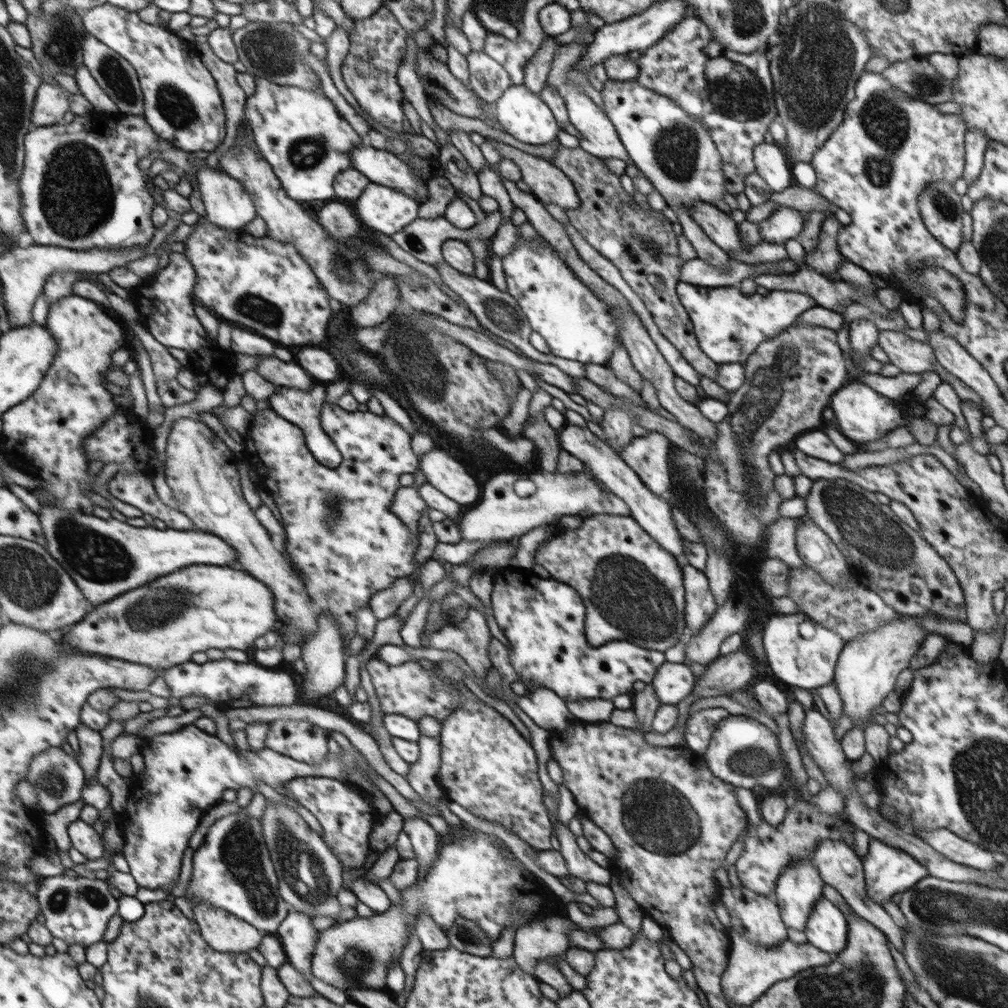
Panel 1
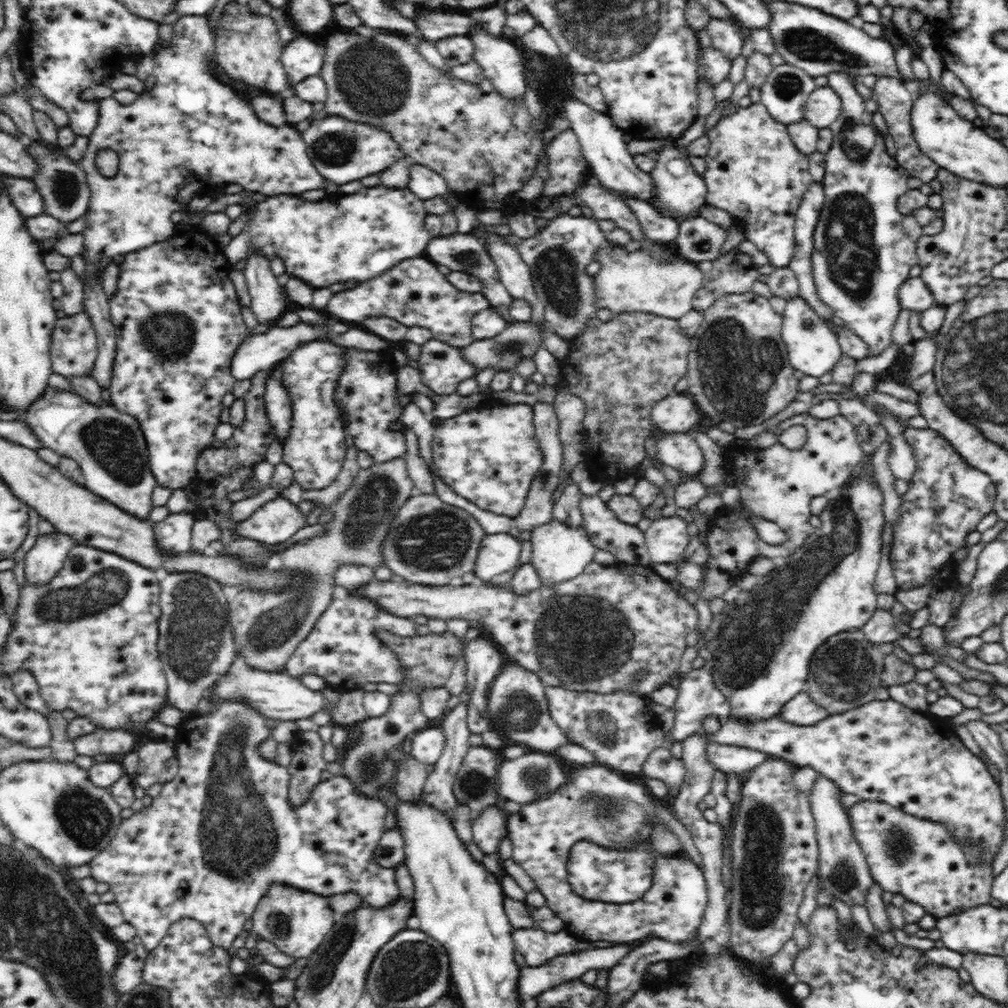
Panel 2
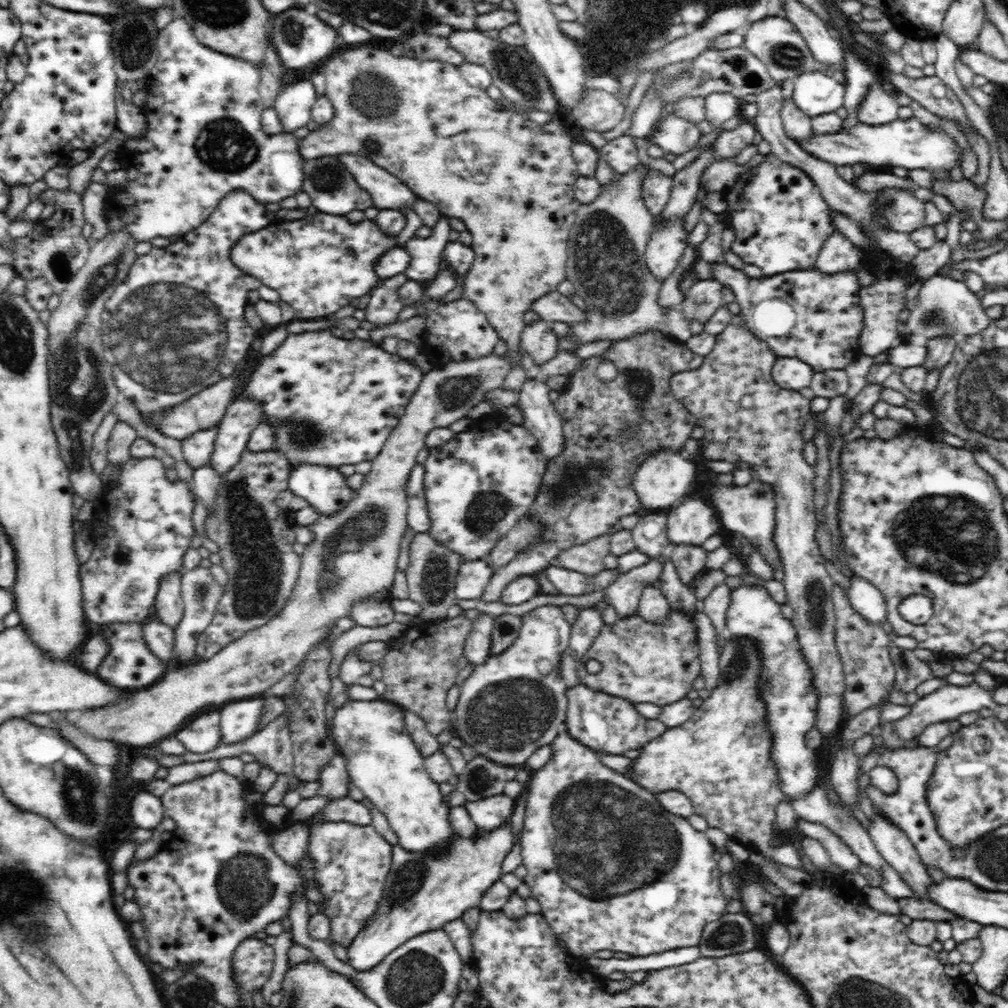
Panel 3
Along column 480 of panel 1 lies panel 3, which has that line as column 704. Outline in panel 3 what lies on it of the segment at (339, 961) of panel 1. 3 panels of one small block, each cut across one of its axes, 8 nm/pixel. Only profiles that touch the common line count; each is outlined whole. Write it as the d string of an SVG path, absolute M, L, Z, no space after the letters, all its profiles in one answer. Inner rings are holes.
M563 728L549 745L552 749L550 760L542 768L535 771L530 779L530 796L528 796L528 802L526 802L526 820L524 820L522 838L520 838L521 856L523 864L528 870L523 881L529 886L531 896L540 903L542 916L550 923L552 930L559 938L566 943L567 952L571 956L583 957L586 961L588 956L592 956L600 950L626 952L631 956L650 956L650 954L658 954L658 952L666 952L666 950L698 946L704 928L710 922L722 918L727 913L727 901L722 894L722 889L720 889L721 872L718 870L718 863L714 860L715 848L709 842L707 834L704 831L700 832L694 829L688 823L688 819L670 814L656 800L654 794L646 792L642 786L632 782L626 774L604 766L600 762L597 752L583 745L578 739L573 739L566 728ZM626 844L630 844L632 848L636 846L638 850L636 848L626 850ZM642 856L646 856L646 860L642 860ZM620 894L624 894L624 896L620 896Z

